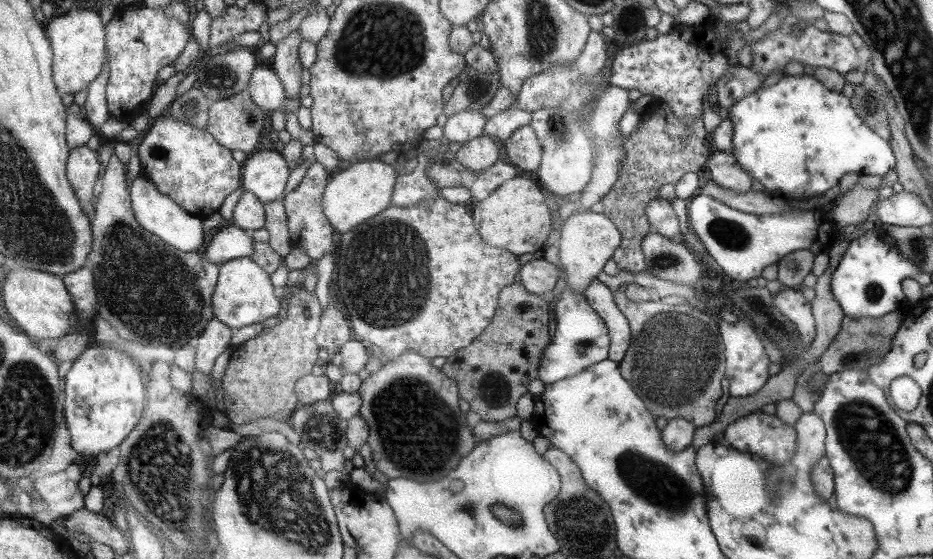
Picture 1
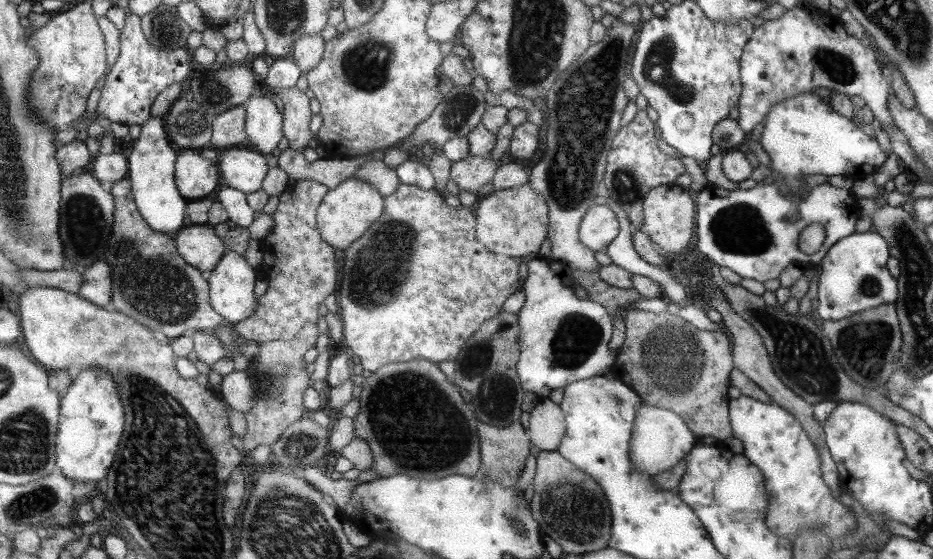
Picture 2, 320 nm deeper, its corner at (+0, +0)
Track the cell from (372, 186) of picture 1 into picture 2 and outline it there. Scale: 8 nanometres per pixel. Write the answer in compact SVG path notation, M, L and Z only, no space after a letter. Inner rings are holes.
M351 177L333 190L328 190L317 209L317 227L321 237L339 254L357 241L370 226L378 220L385 208L385 198L375 191L375 187L362 179Z

